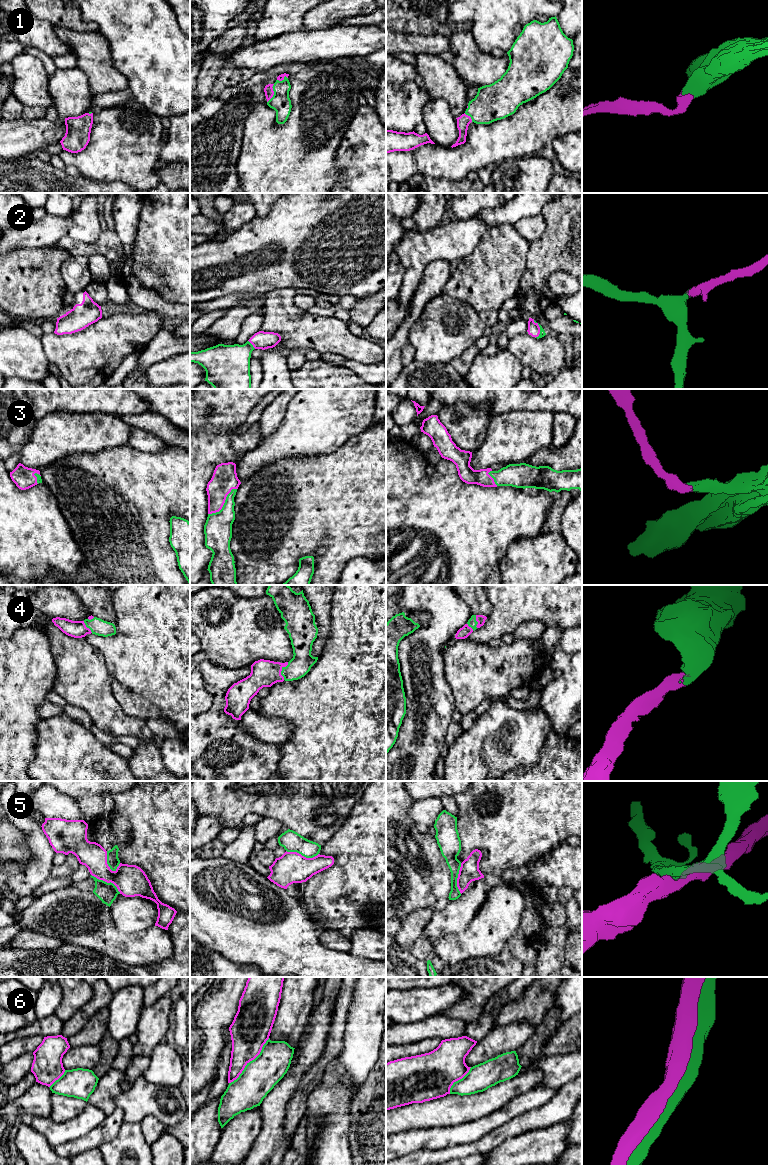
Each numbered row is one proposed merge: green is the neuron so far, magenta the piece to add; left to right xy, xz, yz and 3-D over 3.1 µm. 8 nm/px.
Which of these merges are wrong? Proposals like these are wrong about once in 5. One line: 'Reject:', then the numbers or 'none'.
Reject: 5, 6

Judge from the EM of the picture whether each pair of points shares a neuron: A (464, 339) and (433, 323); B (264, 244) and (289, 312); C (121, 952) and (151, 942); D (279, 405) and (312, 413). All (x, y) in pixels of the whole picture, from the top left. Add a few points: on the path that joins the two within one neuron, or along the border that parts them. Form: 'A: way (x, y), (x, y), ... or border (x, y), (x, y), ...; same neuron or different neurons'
A: way (456, 337), (446, 335), (441, 331); same neuron
B: border (295, 289), (276, 288), (266, 294); different neurons
C: way (128, 949), (144, 949); same neuron
D: border (291, 399), (287, 405), (283, 420), (275, 428); different neurons

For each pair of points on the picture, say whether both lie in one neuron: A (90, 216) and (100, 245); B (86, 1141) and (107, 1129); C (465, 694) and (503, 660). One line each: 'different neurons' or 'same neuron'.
A: different neurons
B: same neuron
C: same neuron

